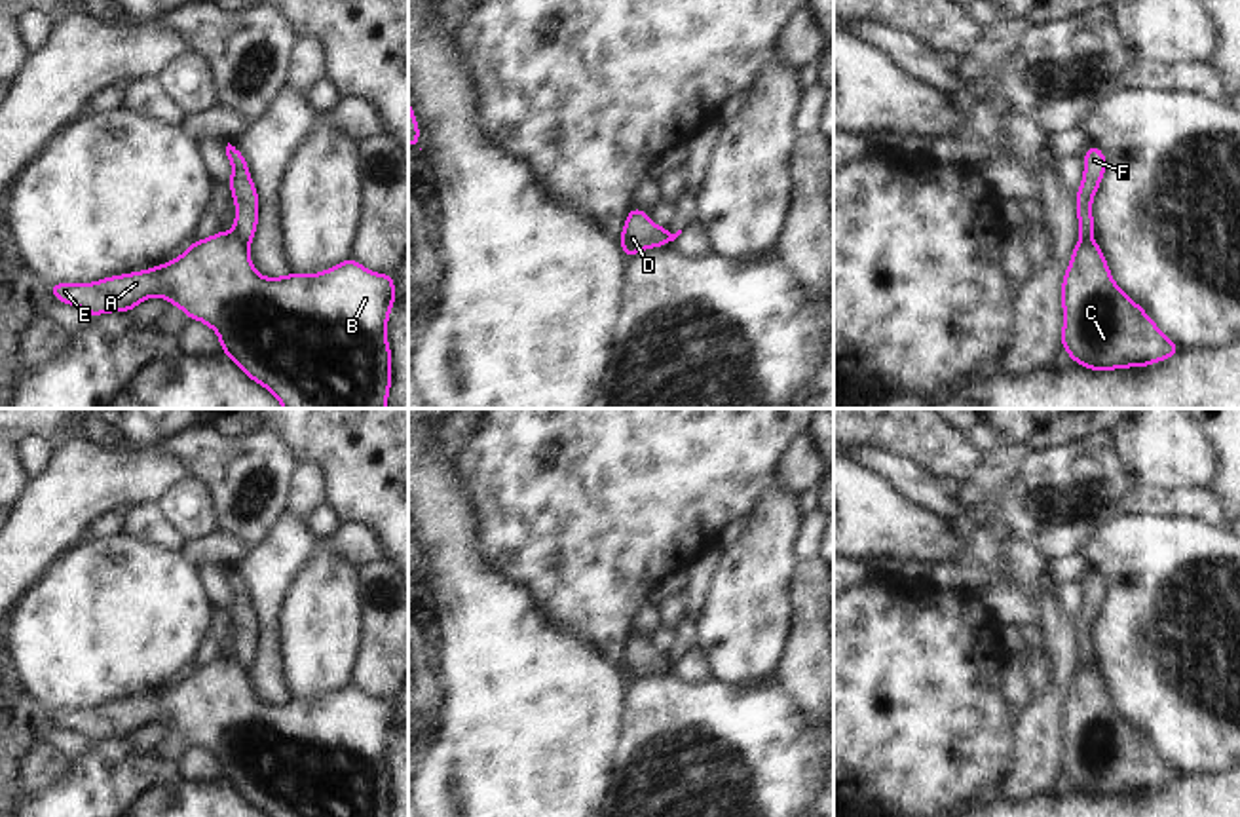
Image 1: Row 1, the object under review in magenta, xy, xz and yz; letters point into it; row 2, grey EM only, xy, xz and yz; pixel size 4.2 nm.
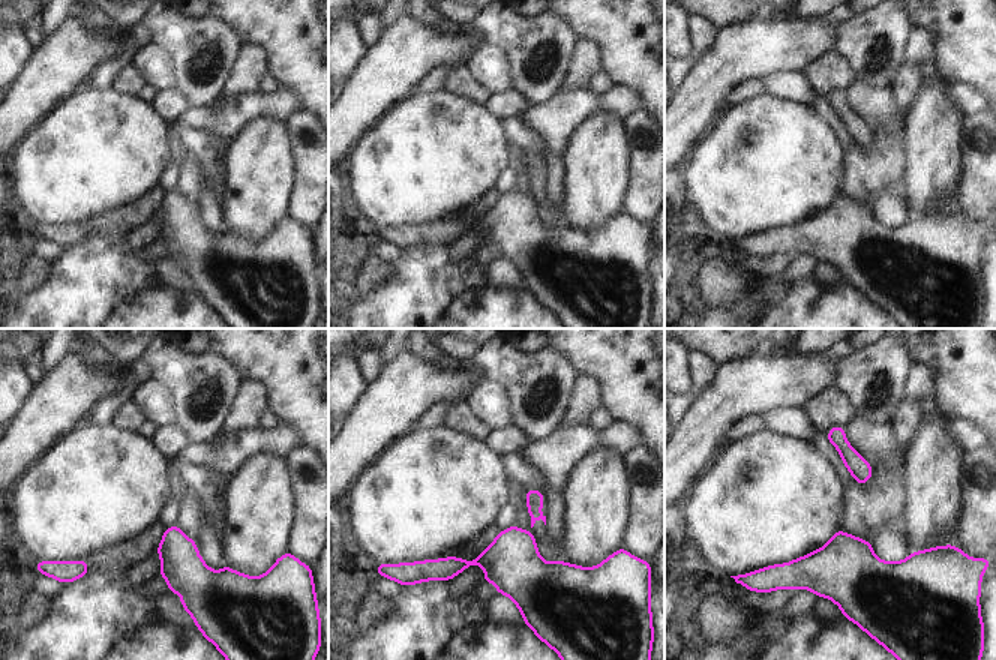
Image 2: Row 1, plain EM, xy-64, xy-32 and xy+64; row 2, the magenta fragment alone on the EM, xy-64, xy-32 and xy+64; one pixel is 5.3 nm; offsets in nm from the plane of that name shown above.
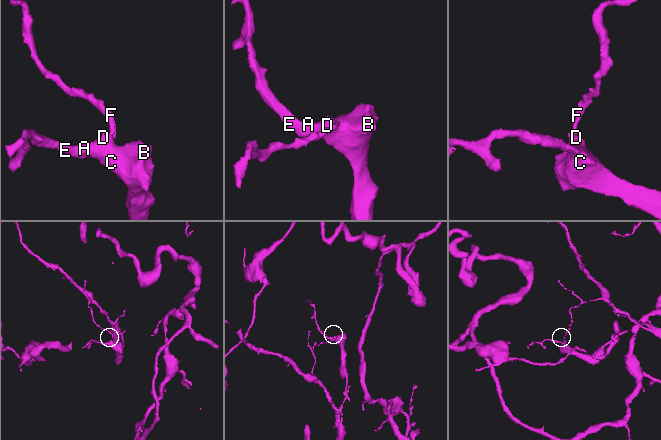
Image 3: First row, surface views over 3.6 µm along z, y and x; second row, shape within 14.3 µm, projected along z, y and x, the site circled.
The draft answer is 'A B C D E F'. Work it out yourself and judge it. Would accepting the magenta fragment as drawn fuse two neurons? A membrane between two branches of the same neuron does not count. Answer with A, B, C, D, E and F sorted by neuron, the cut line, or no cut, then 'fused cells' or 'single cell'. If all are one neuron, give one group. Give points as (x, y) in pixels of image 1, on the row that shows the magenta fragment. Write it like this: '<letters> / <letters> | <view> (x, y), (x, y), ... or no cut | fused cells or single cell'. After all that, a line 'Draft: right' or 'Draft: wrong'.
A B C D E / F | xy (232, 230), (247, 247) | fused cells
Draft: wrong

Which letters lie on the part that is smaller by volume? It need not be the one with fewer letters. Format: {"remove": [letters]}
{"remove": ["A", "B", "C", "D", "E"]}

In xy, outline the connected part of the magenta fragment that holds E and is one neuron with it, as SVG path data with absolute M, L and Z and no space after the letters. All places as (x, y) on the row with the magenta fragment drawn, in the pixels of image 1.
M234 232L194 239L192 247L161 266L93 283L51 283L55 300L87 315L133 312L144 298L163 296L190 319L209 325L222 353L283 408L387 408L391 350L387 317L395 304L391 274L374 274L351 256L311 276L262 277L249 247Z

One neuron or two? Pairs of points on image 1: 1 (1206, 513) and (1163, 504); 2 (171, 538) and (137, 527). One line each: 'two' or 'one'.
1: one
2: one

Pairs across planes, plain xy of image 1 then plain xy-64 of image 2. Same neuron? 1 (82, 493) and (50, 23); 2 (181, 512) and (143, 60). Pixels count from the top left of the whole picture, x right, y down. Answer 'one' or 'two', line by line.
1: two
2: one

